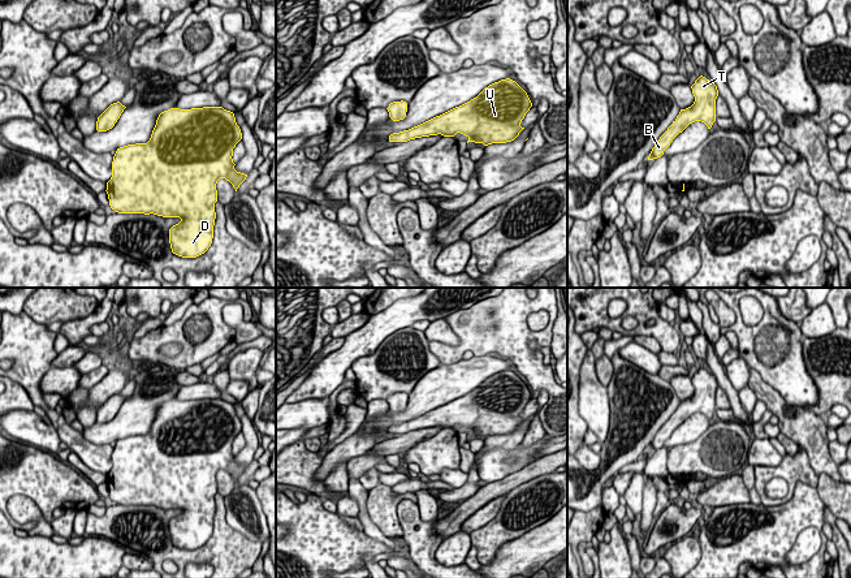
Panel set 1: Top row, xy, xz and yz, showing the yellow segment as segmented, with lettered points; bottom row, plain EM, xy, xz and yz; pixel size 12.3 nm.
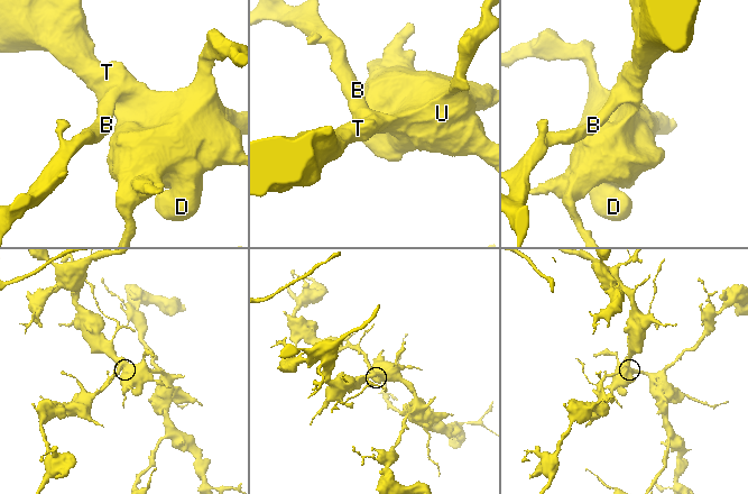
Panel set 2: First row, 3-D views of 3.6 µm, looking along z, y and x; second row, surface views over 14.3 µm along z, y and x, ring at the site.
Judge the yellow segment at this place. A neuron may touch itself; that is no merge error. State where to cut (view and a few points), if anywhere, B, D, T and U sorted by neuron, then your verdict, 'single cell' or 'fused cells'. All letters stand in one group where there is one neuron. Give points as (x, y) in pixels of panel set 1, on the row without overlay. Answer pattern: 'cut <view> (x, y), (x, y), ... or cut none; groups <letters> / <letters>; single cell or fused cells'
cut none; groups B D T U; single cell

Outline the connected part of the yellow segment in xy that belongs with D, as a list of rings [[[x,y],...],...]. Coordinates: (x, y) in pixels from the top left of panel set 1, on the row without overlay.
[[[223,398],[170,400],[161,404],[147,435],[117,440],[105,482],[111,500],[118,505],[180,509],[181,513],[169,521],[172,544],[182,549],[204,545],[213,530],[217,473],[225,470],[237,483],[247,469],[234,461],[232,450],[233,440],[241,431],[234,405]]]

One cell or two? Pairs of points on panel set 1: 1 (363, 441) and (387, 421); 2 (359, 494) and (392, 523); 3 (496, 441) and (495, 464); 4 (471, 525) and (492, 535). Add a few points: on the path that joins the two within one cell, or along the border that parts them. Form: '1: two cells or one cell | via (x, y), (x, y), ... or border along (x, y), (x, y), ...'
1: two cells | border along (359, 428), (363, 434), (372, 434), (378, 440)
2: two cells | border along (367, 491), (367, 516), (380, 529)
3: two cells | border along (519, 443), (510, 449), (489, 448), (482, 451)
4: two cells | border along (500, 507), (491, 520), (469, 533)

